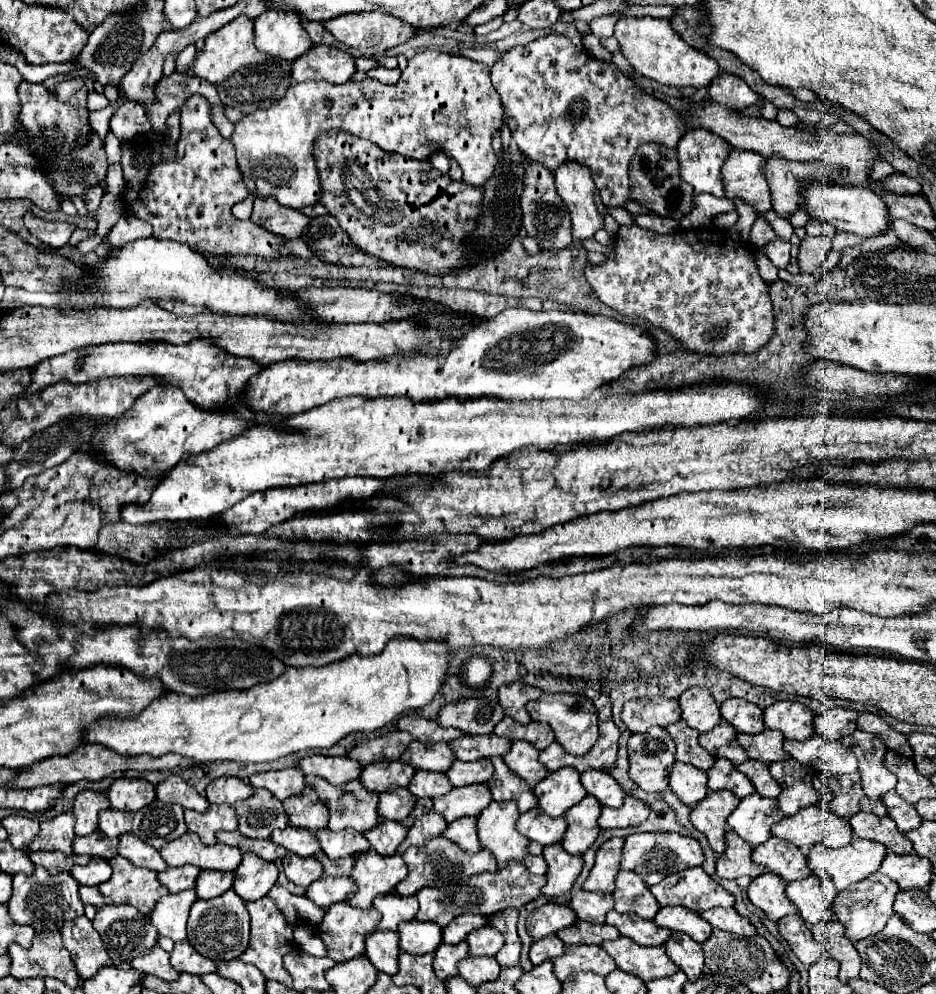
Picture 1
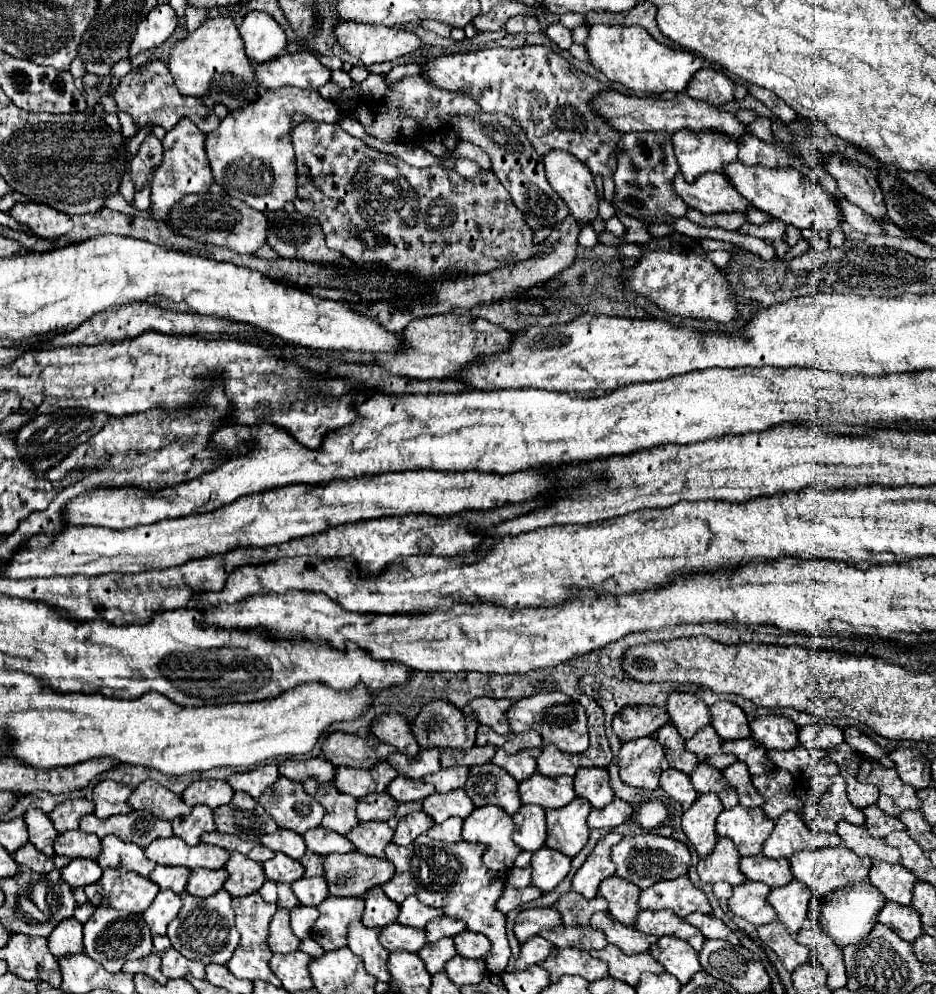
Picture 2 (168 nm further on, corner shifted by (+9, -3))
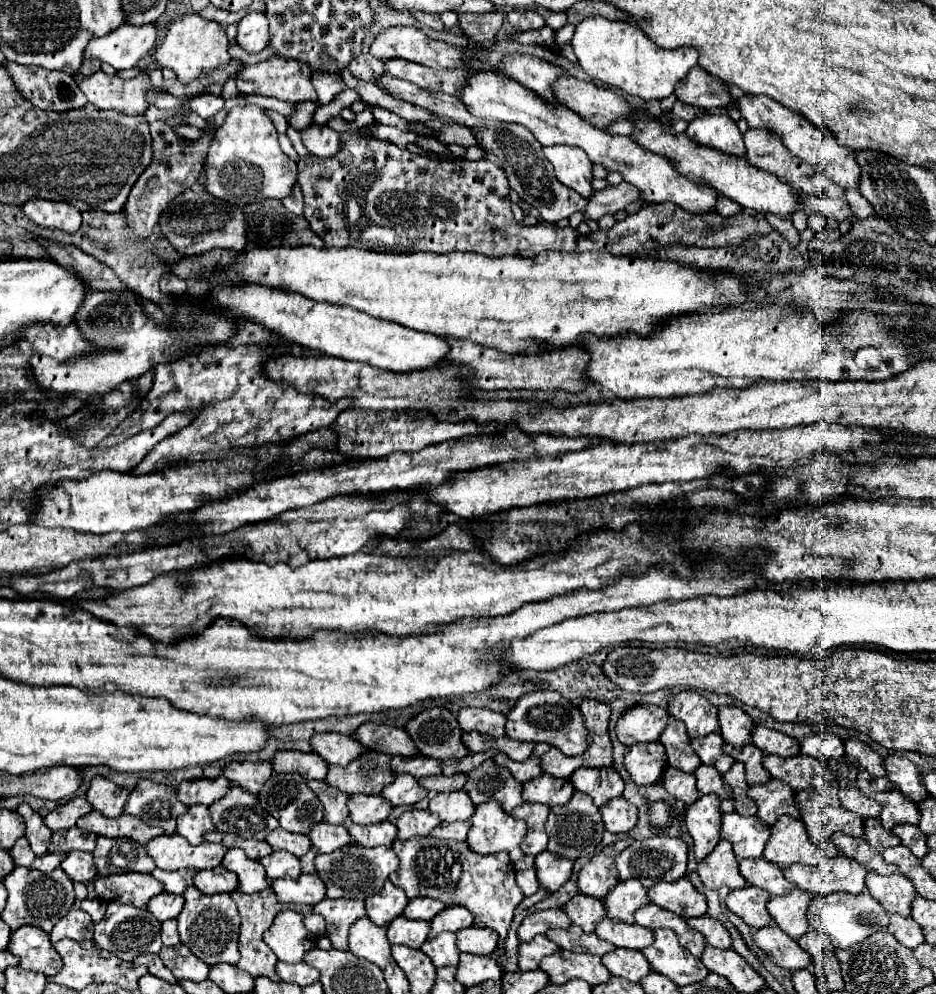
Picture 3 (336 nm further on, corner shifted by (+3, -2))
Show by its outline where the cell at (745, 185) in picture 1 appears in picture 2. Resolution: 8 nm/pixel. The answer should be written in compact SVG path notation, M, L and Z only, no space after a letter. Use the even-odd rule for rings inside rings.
M722 172L700 174L692 184L688 184L682 174L674 178L674 190L682 200L700 212L718 214L718 212L746 212L752 204L738 194L734 184Z

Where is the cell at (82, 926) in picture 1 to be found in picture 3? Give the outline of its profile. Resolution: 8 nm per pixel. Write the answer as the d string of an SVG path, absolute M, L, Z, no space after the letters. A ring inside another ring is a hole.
M72 907L50 931L50 939L52 943L70 937L74 941L88 941L92 939L92 929L94 923L90 919L90 915L86 911L82 911L80 907Z

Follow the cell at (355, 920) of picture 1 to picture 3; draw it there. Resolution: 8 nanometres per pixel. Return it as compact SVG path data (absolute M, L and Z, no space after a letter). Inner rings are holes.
M322 899L314 905L314 913L326 919L326 937L336 949L348 951L350 925L366 915L364 901L360 899Z

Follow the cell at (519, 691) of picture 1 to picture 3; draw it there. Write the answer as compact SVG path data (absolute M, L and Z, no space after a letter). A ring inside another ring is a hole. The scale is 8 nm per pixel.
M464 707L458 713L458 721L460 721L462 731L478 731L480 735L500 737L500 735L504 735L506 717L496 711L490 711L490 709Z

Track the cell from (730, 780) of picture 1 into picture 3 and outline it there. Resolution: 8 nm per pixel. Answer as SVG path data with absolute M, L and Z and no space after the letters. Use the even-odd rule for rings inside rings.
M700 765L694 773L696 777L696 789L700 795L706 793L716 793L720 797L720 811L722 813L732 813L734 811L734 801L732 801L732 789L724 785L722 775L718 775L712 767Z

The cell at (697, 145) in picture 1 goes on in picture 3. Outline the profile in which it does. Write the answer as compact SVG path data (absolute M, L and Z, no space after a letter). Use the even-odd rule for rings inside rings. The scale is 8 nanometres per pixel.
M702 115L690 121L688 137L704 145L712 145L728 155L744 157L744 141L736 123L728 115Z

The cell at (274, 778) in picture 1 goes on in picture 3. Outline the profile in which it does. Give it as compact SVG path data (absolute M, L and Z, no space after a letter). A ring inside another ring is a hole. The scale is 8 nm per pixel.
M242 761L242 763L228 763L222 769L222 775L234 783L240 785L242 789L246 789L248 793L258 793L260 785L264 785L264 781L268 781L268 777L272 775L272 765L268 761Z

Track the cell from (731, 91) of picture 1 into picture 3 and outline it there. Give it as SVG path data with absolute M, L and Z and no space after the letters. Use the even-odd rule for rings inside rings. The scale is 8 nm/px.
M692 67L688 75L676 85L674 95L684 105L700 107L700 109L716 109L730 103L730 93L724 85L724 81L712 77L710 73L704 73L700 67Z

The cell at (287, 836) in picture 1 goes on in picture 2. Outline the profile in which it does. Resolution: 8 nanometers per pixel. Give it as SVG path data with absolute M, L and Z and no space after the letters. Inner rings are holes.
M278 828L274 834L264 836L262 844L274 852L284 852L286 856L290 856L294 860L300 860L306 852L304 838L300 834L296 834L294 830L286 830L286 828Z

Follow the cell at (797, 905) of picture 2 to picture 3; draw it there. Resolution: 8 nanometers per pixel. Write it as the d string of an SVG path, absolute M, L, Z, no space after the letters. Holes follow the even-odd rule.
M794 889L784 897L772 897L768 901L768 913L784 933L788 933L794 939L800 939L808 931L808 905L810 893Z

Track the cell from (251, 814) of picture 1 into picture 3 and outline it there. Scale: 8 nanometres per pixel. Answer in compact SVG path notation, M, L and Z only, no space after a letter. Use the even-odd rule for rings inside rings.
M230 785L228 793L212 803L210 807L212 823L218 831L236 833L244 839L266 839L270 831L278 827L278 821L264 813L256 795L246 793L238 785Z

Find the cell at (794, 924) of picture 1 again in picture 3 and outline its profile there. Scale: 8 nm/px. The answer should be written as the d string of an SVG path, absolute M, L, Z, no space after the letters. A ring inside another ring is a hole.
M776 925L756 931L754 941L772 959L772 963L782 969L796 971L812 965L812 959L808 957L808 953L800 949L800 945Z

